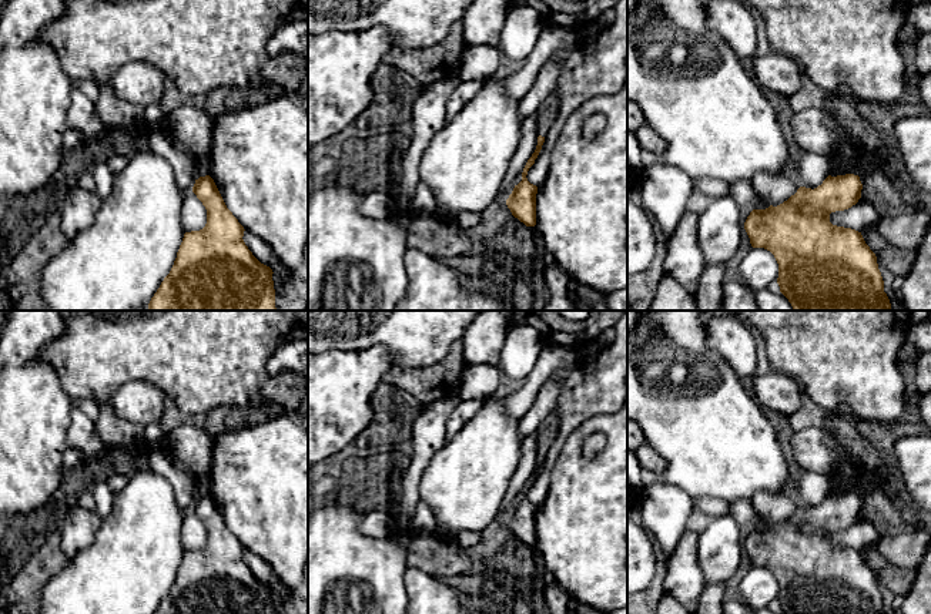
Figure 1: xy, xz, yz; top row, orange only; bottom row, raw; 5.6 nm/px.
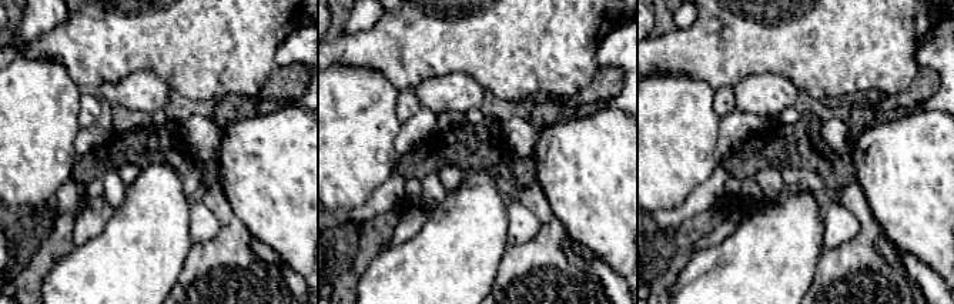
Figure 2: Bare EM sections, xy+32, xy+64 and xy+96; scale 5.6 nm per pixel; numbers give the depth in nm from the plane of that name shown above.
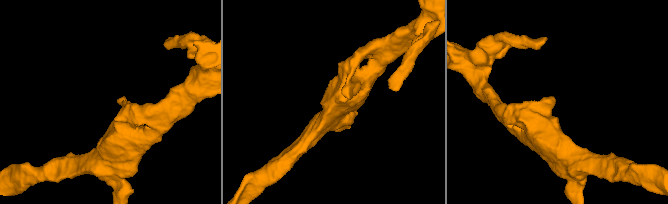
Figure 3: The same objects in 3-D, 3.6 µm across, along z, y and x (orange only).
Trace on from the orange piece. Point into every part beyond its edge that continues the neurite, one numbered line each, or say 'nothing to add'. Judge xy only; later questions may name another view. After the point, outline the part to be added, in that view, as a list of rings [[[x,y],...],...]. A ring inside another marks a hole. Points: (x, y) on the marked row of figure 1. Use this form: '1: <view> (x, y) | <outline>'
1: xy (201, 170) | [[[197,157],[197,162],[195,162],[197,177],[205,177],[205,175],[208,175],[208,168],[205,165],[207,160],[208,160],[208,157]]]

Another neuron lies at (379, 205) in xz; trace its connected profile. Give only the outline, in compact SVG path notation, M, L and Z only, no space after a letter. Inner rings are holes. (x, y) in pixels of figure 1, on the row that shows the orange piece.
M374 192L362 197L361 214L374 219L389 219L396 211L396 198L389 192Z

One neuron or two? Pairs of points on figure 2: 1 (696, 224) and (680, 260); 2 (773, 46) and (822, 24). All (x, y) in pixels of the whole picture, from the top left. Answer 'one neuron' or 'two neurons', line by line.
1: one neuron
2: one neuron

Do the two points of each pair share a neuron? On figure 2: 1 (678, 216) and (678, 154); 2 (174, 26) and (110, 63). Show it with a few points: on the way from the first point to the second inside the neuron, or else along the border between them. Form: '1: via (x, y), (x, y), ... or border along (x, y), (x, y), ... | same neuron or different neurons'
1: border along (700, 184), (680, 206), (663, 207), (652, 213) | different neurons
2: via (158, 26), (147, 26), (126, 47) | same neuron

